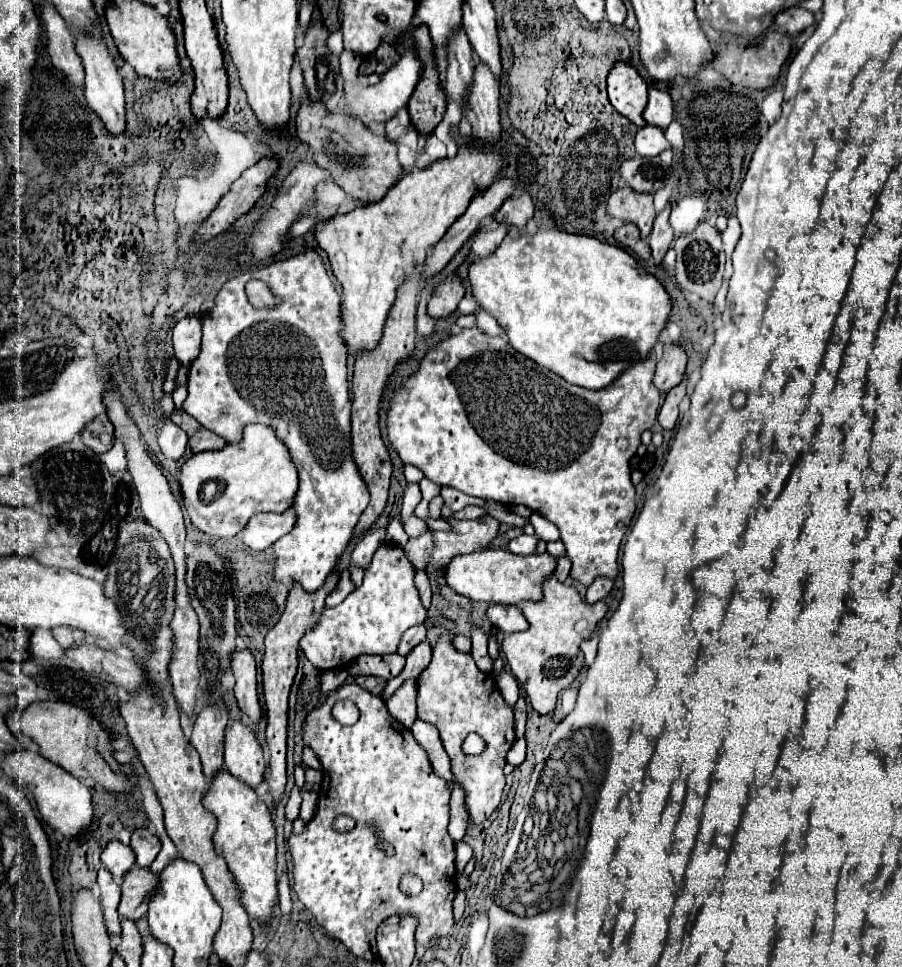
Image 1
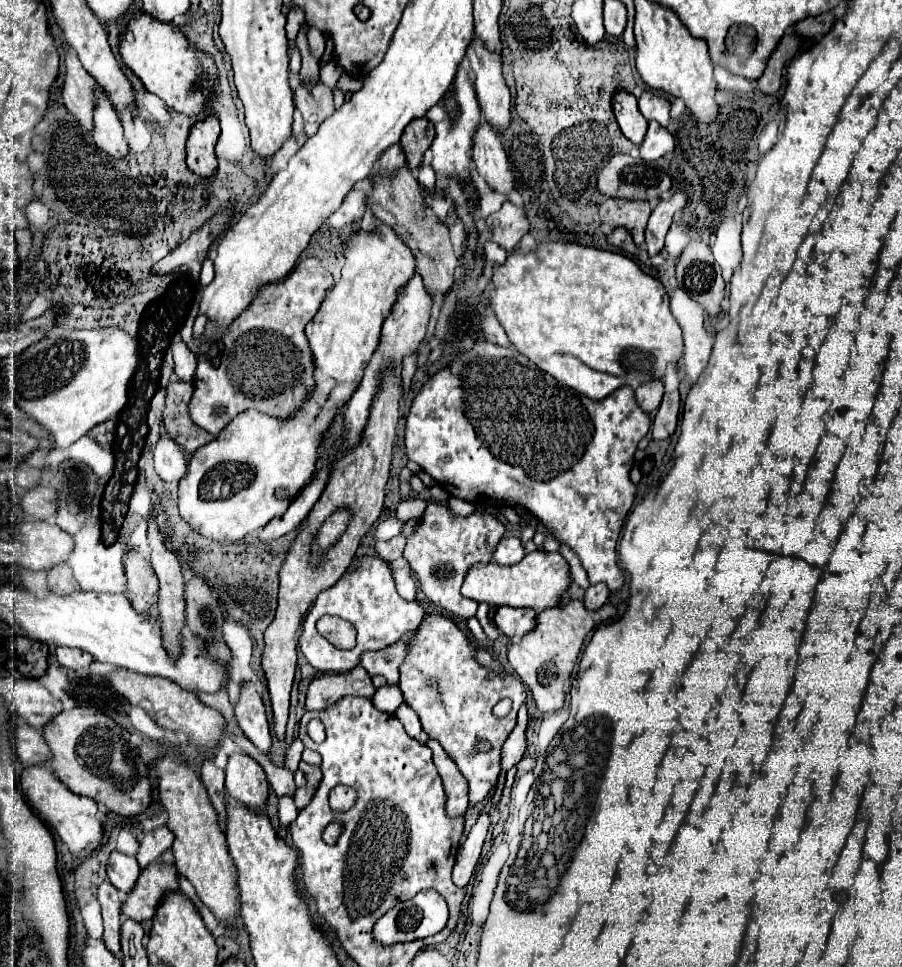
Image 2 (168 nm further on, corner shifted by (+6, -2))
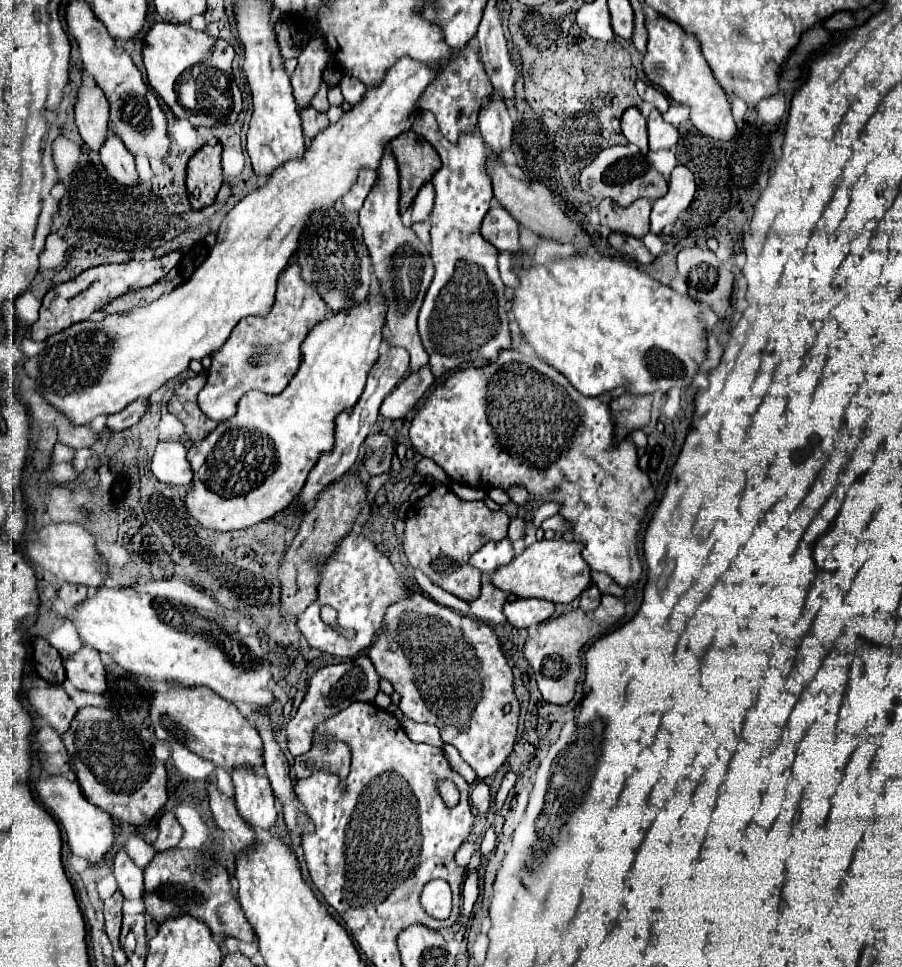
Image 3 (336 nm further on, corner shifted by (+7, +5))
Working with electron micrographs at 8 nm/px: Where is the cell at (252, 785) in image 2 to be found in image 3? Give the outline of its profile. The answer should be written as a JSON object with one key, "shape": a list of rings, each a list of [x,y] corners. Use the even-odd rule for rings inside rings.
{"shape":[[[236,767],[232,771],[232,783],[240,815],[250,823],[250,827],[270,829],[276,821],[276,807],[268,777],[252,767]]]}

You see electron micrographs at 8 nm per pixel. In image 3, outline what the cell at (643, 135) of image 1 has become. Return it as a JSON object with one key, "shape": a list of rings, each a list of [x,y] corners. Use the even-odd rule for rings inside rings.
{"shape":[[[652,109],[652,113],[648,115],[648,143],[650,143],[650,151],[658,151],[658,149],[670,149],[676,145],[676,127],[666,123],[662,119],[662,115]]]}

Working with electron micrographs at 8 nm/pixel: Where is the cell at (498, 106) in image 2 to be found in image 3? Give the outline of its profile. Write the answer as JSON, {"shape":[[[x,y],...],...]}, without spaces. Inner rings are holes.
{"shape":[[[492,95],[484,101],[478,117],[478,129],[482,133],[484,143],[498,155],[502,149],[512,145],[512,113],[502,99]]]}

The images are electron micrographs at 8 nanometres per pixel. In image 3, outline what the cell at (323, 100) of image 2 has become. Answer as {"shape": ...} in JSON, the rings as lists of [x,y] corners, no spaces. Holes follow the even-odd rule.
{"shape":[[[310,105],[302,109],[300,117],[302,117],[302,129],[304,129],[304,135],[306,135],[308,139],[312,139],[318,131],[322,131],[322,129],[328,125],[326,113],[322,113],[322,111],[318,111],[318,109],[310,107]]]}

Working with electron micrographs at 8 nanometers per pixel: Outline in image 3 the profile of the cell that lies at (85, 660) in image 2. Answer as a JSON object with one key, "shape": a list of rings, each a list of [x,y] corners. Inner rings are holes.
{"shape":[[[82,647],[66,661],[66,677],[68,681],[82,689],[92,693],[104,693],[106,691],[106,671],[100,663],[100,653],[90,647]]]}

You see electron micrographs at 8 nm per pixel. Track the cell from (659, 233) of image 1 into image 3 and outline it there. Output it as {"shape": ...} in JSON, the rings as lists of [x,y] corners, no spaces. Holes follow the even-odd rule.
{"shape":[[[678,165],[674,167],[670,181],[668,181],[670,189],[664,197],[656,199],[652,203],[652,213],[650,213],[650,231],[652,233],[662,233],[662,229],[670,223],[676,221],[678,213],[686,211],[688,205],[692,203],[694,191],[696,191],[696,183],[694,183],[694,175],[688,167]]]}

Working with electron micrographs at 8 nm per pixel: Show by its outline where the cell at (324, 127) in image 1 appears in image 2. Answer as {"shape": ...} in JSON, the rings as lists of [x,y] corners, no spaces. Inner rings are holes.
{"shape":[[[401,168],[395,178],[379,176],[373,180],[371,194],[367,196],[367,206],[373,210],[379,222],[391,226],[397,236],[411,248],[417,260],[417,272],[423,278],[423,284],[429,294],[445,294],[455,282],[455,268],[459,264],[451,240],[449,228],[443,222],[437,222],[433,210],[429,206],[399,206],[399,204],[413,204],[417,200],[415,192],[423,192],[417,178],[409,168]]]}

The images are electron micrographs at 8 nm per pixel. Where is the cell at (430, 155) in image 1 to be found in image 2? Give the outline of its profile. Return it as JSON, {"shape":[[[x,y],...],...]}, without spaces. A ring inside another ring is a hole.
{"shape":[[[423,164],[419,170],[417,170],[417,180],[419,184],[423,186],[423,190],[427,194],[433,194],[435,192],[435,172],[431,170],[429,164]]]}

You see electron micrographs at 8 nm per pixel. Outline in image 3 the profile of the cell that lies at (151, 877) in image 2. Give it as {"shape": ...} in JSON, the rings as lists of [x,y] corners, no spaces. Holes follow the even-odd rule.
{"shape":[[[168,849],[154,855],[150,865],[144,869],[144,905],[146,913],[162,923],[166,917],[178,917],[178,913],[192,913],[198,921],[206,923],[212,933],[230,935],[242,941],[254,941],[250,923],[246,921],[240,905],[234,901],[230,891],[230,877],[224,867],[216,865],[210,879],[204,879],[204,871],[212,869],[216,861],[204,859],[200,851],[192,849]]]}

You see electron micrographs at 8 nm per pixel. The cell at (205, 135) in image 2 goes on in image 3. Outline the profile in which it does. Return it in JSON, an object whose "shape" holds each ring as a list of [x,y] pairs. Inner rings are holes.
{"shape":[[[220,143],[202,145],[188,161],[188,179],[186,187],[190,193],[190,203],[194,209],[210,205],[222,185],[222,167],[220,167]]]}

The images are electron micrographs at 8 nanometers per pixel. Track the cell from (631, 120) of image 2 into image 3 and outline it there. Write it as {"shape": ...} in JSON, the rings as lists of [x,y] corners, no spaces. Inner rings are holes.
{"shape":[[[628,107],[622,115],[622,131],[626,135],[626,139],[634,145],[638,145],[638,149],[642,153],[648,151],[648,131],[646,131],[646,119],[642,115],[642,111],[638,107]]]}

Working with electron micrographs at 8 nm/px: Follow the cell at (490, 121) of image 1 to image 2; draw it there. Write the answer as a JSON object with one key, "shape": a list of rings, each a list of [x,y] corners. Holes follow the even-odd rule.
{"shape":[[[481,124],[473,138],[473,162],[479,176],[499,194],[511,194],[515,190],[515,178],[509,168],[507,154],[497,140],[497,134],[489,124]]]}

